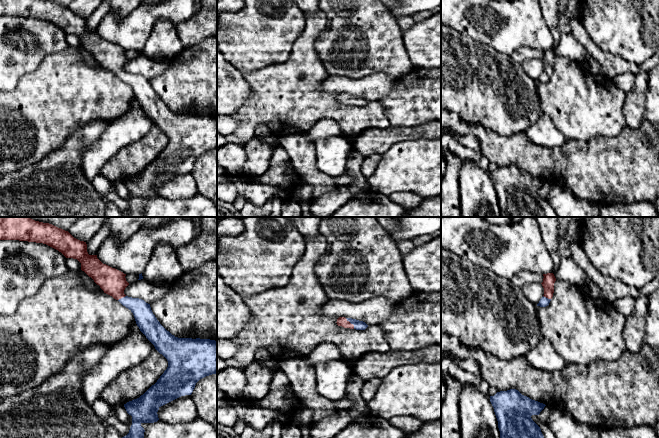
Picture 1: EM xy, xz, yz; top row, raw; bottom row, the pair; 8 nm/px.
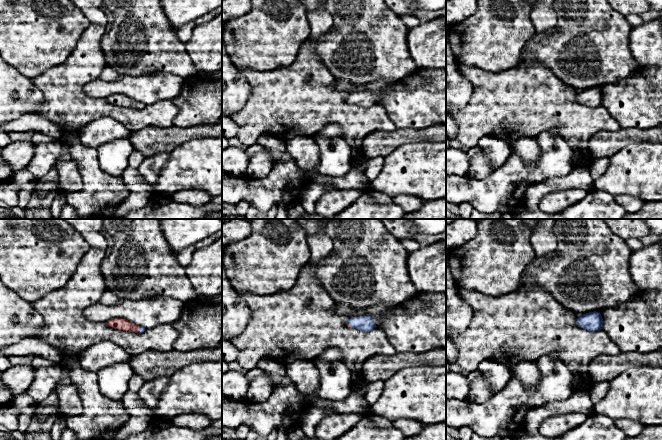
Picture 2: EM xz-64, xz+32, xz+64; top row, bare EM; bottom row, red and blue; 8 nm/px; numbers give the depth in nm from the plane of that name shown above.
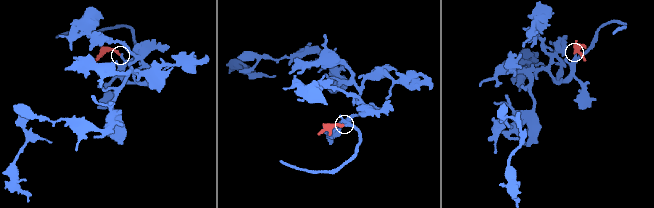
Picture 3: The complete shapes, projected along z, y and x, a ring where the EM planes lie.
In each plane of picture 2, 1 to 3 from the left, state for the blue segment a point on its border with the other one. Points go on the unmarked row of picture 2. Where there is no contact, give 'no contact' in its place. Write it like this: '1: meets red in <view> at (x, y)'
1: meets red in xz-64 at (138, 105)
2: meets red in xz+32 at (348, 100)
3: no contact

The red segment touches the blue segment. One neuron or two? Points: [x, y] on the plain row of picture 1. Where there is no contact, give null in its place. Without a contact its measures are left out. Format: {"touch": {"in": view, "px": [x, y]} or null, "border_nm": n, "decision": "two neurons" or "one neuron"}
{"touch": {"in": "xz", "px": [350, 99]}, "border_nm": 120, "decision": "one neuron"}

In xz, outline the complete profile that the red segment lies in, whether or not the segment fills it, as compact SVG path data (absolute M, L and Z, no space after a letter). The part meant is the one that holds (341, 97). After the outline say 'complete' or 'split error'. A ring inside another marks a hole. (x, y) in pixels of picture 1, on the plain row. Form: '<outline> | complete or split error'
M339 93L336 99L338 102L356 106L365 106L368 103L368 101L363 97L345 93Z | split error

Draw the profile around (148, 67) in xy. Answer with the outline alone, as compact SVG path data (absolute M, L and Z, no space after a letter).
M141 55L129 60L125 64L124 70L128 73L142 75L146 79L151 80L163 74L168 69L170 63L171 60L167 62L158 62L154 58Z

